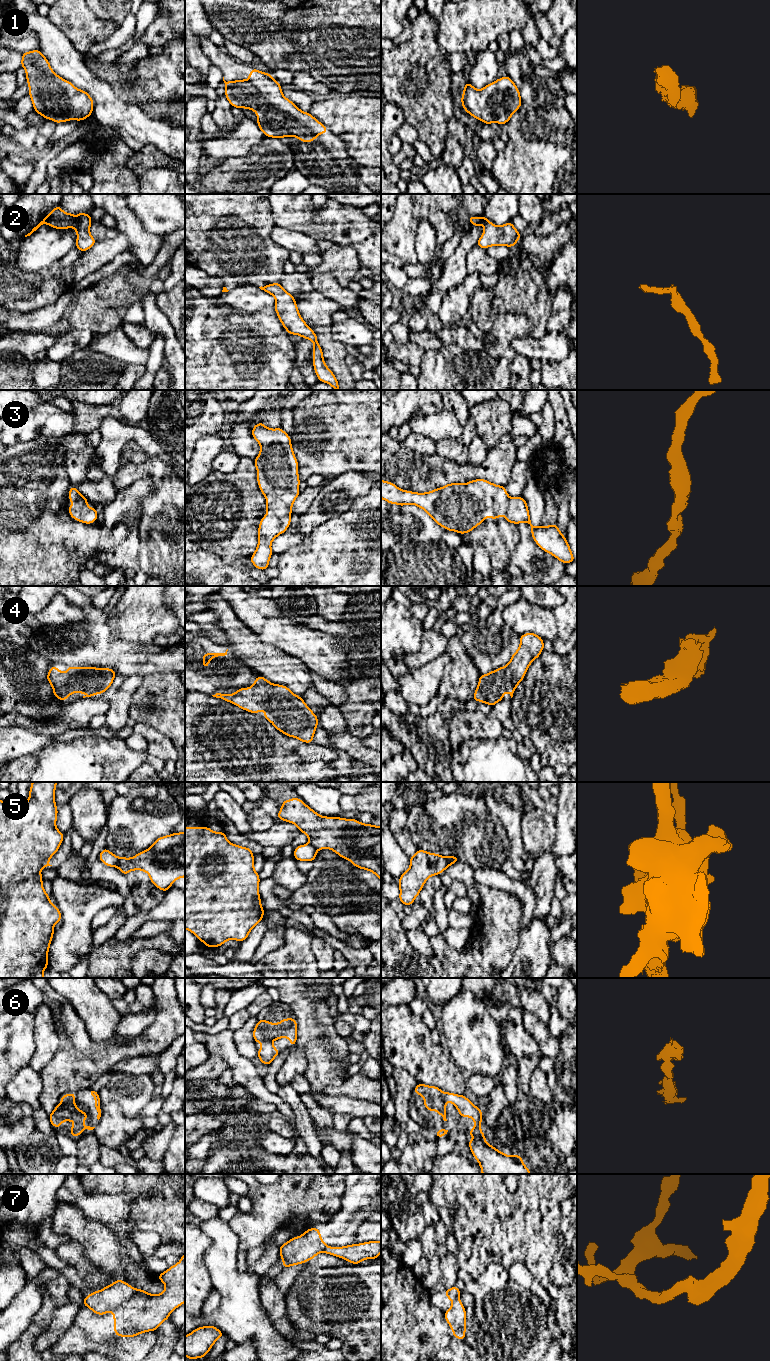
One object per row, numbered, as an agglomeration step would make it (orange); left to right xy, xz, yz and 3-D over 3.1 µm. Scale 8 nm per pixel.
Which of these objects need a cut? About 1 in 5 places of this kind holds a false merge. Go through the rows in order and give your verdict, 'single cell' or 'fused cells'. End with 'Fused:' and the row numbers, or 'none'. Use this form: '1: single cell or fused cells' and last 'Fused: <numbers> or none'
1: single cell
2: single cell
3: single cell
4: single cell
5: fused cells
6: single cell
7: fused cells
Fused: 5, 7

